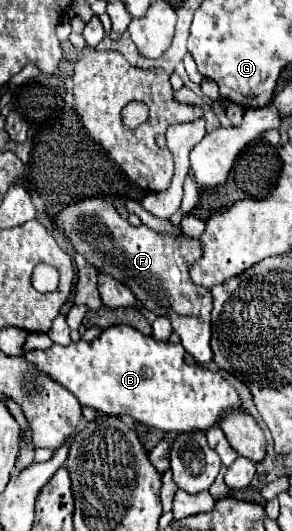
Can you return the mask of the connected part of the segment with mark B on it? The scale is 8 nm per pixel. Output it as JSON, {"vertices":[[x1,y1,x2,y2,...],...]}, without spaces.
{"vertices":[[109,326,93,342,79,340,69,346,53,344,49,350,31,350,25,358,31,366,37,366,37,370,43,370,43,374,49,374,49,378,67,388,81,406,89,406,111,416,127,414,141,424,165,430,169,434,193,428,207,430,217,424,225,412,241,406,237,390,219,372,185,362,185,350,181,344,175,346,169,342,159,342,153,336,143,336,131,326]]}

